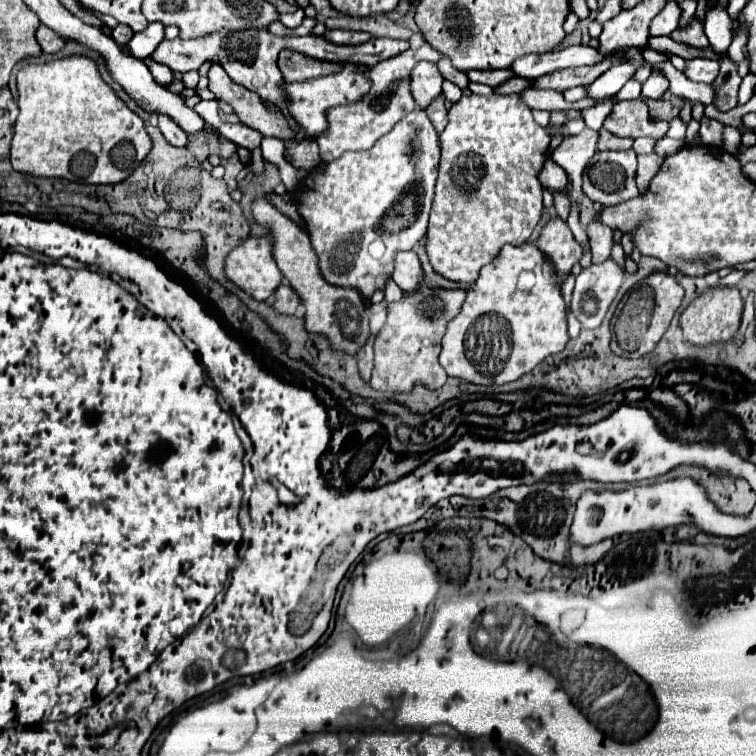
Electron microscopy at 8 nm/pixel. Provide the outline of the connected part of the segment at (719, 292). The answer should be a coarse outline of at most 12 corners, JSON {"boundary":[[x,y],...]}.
{"boundary":[[707,288],[679,318],[695,346],[727,342],[739,330],[737,288]]}

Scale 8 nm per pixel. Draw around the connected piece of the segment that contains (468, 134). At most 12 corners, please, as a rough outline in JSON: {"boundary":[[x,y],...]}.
{"boundary":[[519,94],[461,96],[425,250],[471,284],[543,212],[551,138]]}

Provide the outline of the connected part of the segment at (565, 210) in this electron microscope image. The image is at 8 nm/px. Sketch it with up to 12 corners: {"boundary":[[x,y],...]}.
{"boundary":[[553,194],[557,216],[566,221],[571,202],[565,194]]}

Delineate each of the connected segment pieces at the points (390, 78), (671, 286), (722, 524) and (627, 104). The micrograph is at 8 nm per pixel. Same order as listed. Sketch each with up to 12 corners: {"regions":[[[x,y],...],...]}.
{"regions":[[[429,42],[371,66],[363,102],[327,110],[321,160],[369,150],[415,108],[411,70]],[[655,272],[645,282],[655,294],[651,324],[631,358],[655,350],[683,302],[675,276]],[[689,478],[623,492],[585,492],[571,542],[693,524],[747,536]],[[623,100],[603,128],[619,138],[661,138],[669,124],[651,122],[643,100]]]}

